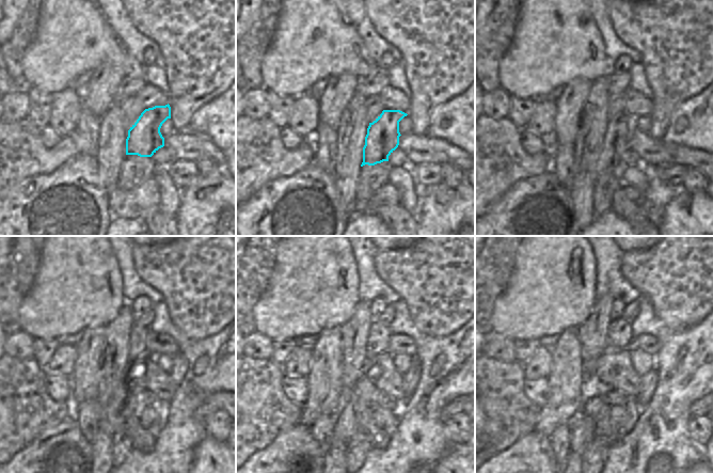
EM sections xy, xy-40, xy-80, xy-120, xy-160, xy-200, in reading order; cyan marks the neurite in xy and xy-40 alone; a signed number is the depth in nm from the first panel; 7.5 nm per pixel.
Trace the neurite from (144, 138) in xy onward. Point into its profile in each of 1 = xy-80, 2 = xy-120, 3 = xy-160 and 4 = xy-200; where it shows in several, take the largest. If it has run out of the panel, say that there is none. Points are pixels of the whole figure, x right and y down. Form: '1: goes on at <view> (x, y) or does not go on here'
1: goes on at xy-80 (619, 130)
2: goes on at xy-120 (135, 379)
3: goes on at xy-160 (346, 425)
4: goes on at xy-200 (583, 427)

